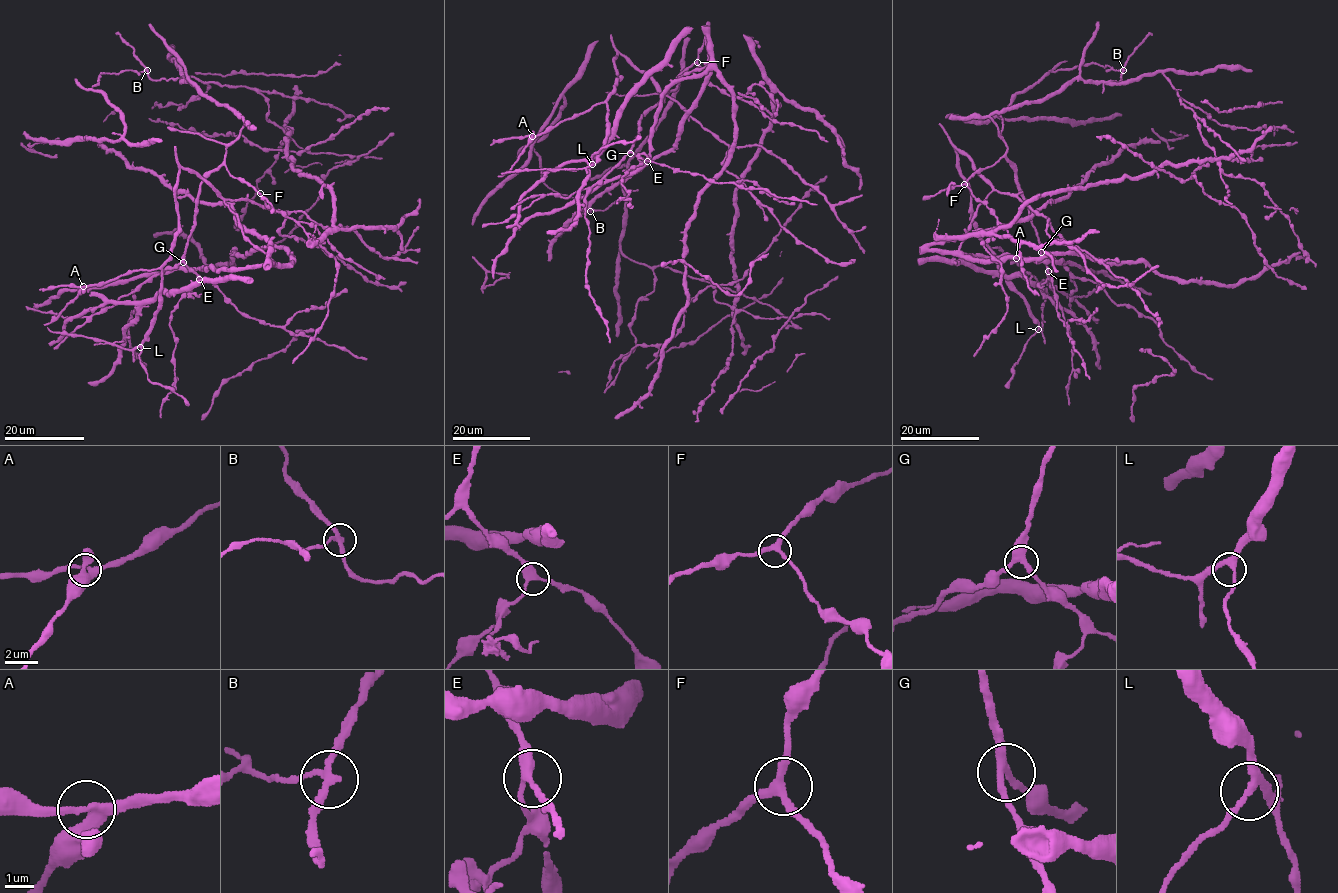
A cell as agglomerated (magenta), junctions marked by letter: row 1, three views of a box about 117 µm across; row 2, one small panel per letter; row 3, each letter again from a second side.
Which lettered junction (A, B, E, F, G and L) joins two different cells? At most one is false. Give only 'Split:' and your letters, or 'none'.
Split: B

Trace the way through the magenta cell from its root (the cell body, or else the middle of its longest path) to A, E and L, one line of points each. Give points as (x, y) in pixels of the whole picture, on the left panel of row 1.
A: (220, 165), (200, 185), (182, 260), (154, 275), (271, 260), (223, 198), (181, 168), (171, 258), (83, 286)
E: (220, 165), (200, 185), (194, 226), (184, 251), (184, 263), (199, 279)
L: (220, 165), (200, 185), (182, 260), (154, 275), (271, 260), (223, 198), (181, 168), (177, 234), (140, 347)

